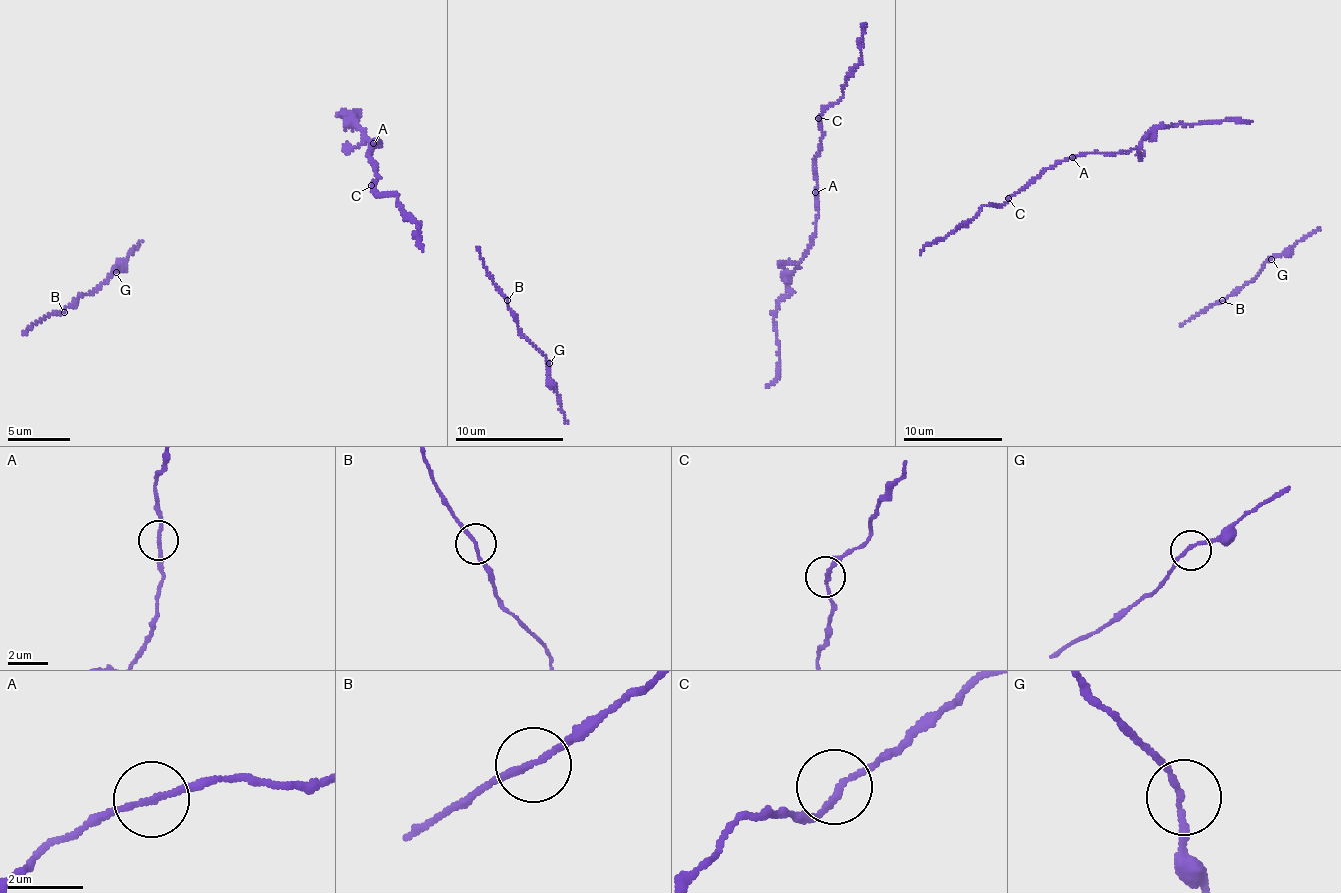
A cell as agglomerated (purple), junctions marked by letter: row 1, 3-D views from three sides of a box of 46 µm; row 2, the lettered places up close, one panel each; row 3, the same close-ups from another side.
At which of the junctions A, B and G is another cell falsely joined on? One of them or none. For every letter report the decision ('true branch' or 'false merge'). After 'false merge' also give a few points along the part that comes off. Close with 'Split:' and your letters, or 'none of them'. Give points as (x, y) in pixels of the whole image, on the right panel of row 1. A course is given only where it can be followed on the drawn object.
A: true branch
B: true branch
G: true branch
Split: none of them

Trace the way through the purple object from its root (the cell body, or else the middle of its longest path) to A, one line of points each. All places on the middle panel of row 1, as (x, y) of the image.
A: (777, 379), (779, 341), (776, 338), (773, 311), (813, 239), (818, 212), (818, 196), (815, 193)

